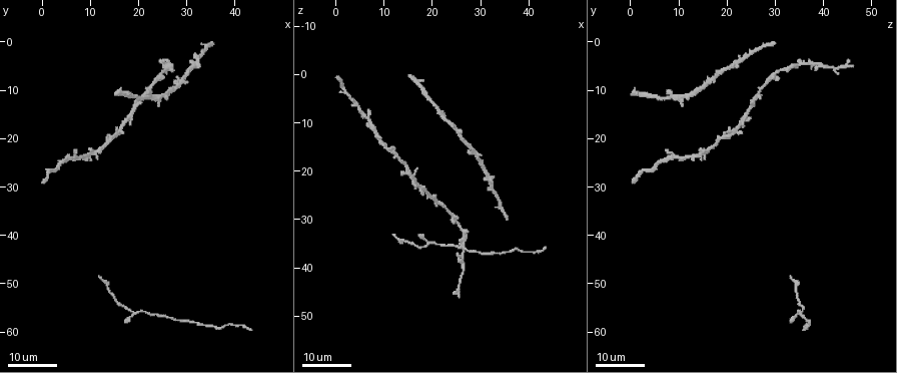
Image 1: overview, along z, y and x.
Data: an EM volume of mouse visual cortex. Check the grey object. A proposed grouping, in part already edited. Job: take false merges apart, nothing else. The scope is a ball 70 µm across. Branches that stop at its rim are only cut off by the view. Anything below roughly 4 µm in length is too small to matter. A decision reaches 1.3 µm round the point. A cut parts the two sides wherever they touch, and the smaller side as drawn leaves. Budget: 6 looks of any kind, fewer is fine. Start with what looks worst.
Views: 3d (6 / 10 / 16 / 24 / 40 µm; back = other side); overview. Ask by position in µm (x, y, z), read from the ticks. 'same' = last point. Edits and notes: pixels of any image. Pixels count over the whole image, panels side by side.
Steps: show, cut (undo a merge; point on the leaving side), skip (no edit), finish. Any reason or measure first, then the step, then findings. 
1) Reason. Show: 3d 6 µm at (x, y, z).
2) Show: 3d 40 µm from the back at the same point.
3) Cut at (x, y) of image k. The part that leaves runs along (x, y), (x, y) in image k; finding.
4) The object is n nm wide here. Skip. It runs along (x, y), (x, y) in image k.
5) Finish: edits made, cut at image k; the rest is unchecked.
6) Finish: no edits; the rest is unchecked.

Arms part here. Show: 3d 16 µm at (13.5, 21.0, 18.0).

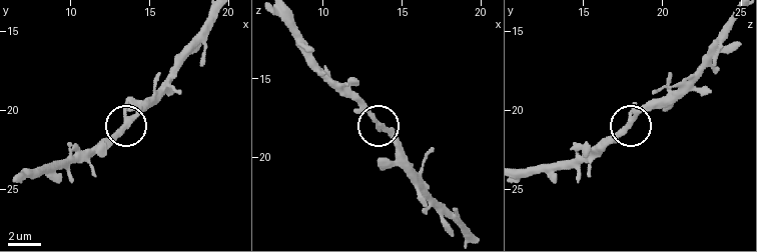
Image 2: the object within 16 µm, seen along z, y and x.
Show: 3d 6 µm at (13.8, 20.7, 18.0).

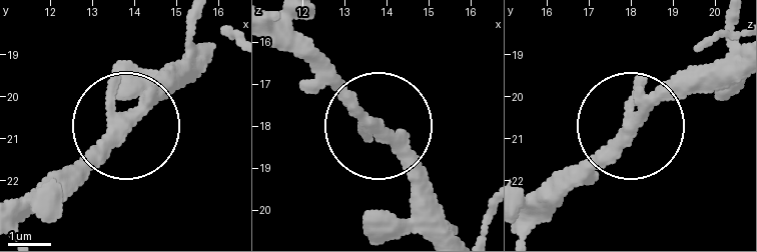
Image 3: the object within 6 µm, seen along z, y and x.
The object is 260 nm wide here. Skip. It runs along (633, 127), (704, 66) in image 3; one neuron here.

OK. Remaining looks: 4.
Show: 3d 24 µm at (11.5, 23.0, 15.5).

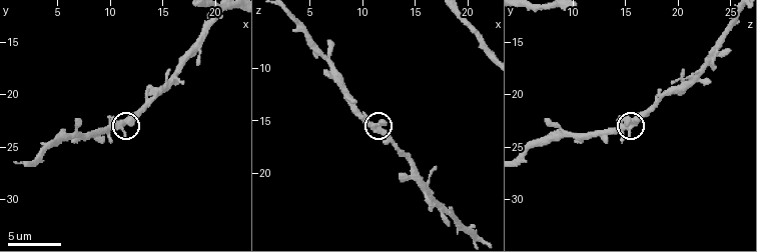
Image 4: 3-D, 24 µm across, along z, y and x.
Closer look. Show: 3d 6 µm at (10.8, 23.0, 15.4).

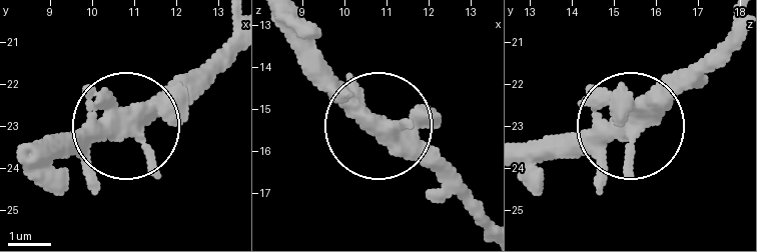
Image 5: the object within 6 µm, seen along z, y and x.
Skip. It runs along (738, 34), (634, 124), (552, 138) in image 5; continuous, no second neuron.

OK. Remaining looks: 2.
Show: 3d 24 µm at (27.0, 6.0, 32.5).

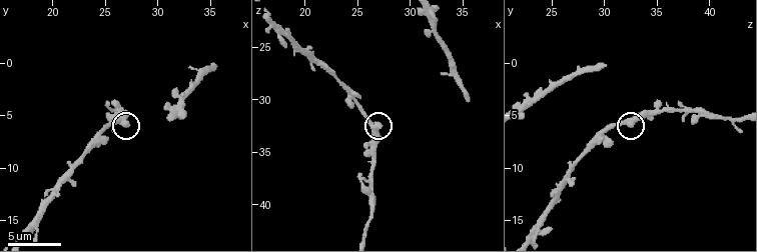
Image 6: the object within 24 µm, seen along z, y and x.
Show: 3d 10 µm at (27.0, 5.8, 32.4).

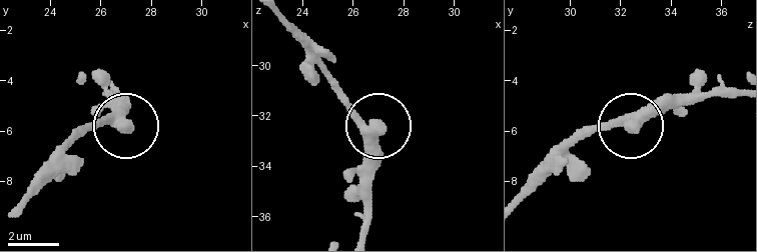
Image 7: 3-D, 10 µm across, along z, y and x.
Skip. It runs along (284, 22), (349, 106), (372, 125), (374, 175) in image 7; one neuron here.

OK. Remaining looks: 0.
Finish: no edits; the rest is unchecked.

